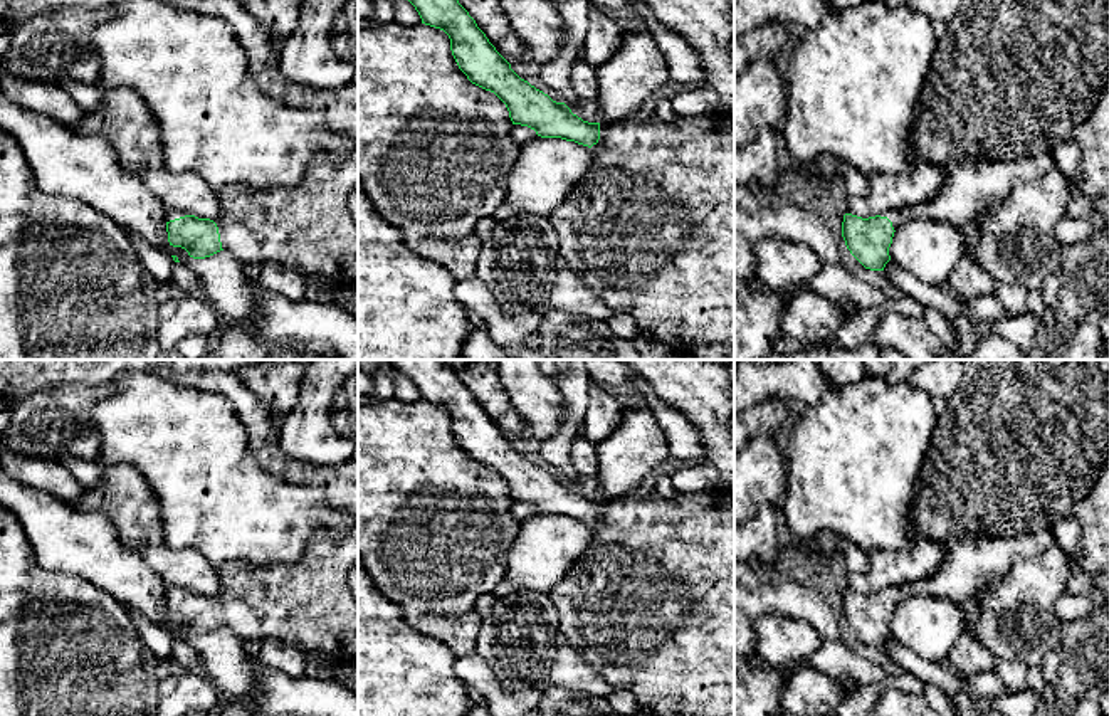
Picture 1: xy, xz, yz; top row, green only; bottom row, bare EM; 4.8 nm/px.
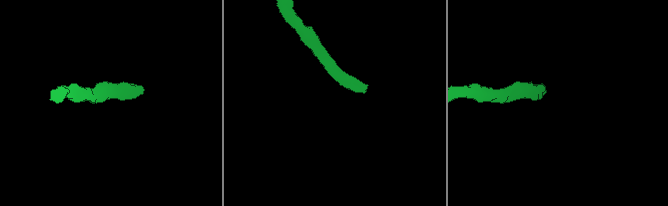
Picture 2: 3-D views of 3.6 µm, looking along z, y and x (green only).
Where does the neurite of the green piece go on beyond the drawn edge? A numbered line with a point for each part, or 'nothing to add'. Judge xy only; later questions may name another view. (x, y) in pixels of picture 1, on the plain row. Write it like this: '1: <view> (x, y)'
1: xy (306, 604)

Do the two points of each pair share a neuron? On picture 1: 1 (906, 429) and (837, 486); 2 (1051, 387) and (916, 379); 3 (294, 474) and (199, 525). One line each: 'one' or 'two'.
1: one
2: two
3: two

